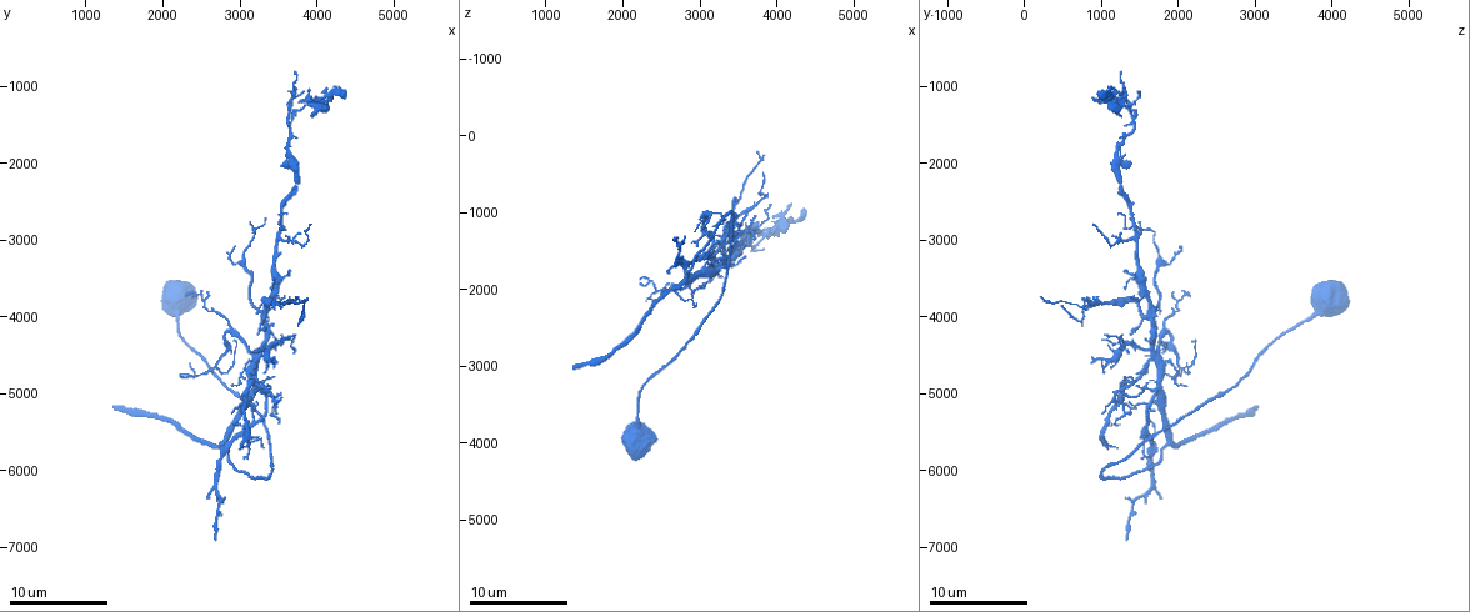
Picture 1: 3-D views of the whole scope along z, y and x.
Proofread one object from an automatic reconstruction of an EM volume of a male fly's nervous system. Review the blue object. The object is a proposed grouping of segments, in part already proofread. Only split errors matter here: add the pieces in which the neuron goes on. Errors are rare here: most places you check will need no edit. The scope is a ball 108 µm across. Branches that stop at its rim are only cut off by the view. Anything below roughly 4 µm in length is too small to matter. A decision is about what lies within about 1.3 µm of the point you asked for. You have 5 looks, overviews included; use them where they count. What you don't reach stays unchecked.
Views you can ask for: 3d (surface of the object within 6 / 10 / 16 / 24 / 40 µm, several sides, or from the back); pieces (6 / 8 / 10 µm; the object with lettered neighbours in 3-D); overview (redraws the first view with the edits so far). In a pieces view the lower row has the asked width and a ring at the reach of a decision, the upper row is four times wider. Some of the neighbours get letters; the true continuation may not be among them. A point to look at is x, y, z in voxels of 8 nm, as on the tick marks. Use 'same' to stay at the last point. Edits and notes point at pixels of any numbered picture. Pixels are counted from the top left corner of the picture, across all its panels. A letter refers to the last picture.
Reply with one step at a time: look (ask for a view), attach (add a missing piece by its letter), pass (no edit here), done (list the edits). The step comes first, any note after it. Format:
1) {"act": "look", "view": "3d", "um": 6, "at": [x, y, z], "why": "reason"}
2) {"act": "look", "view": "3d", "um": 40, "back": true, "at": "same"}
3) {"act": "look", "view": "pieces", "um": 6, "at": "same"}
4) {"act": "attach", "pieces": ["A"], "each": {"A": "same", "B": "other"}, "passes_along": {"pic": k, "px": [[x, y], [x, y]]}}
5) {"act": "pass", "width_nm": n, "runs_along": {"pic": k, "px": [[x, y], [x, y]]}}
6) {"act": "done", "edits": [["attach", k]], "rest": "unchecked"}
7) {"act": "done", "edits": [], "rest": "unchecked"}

{"act": "look", "view": "pieces", "um": 10, "at": [3550, 5350, 1150], "why": "branch stops here"}

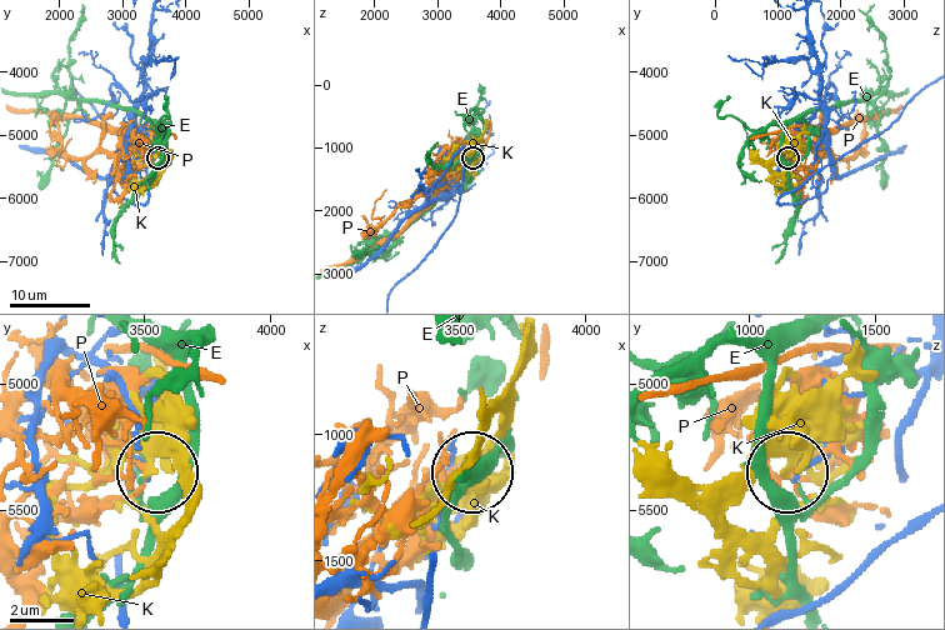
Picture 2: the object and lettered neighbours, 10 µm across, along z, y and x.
{"act": "pass", "width_nm": 130, "each": {"E": "other", "K": "other", "P": "other"}, "found": "no lettered piece goes on from it"}

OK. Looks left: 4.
{"act": "look", "view": "pieces", "um": 8, "at": [3350, 4750, 1050], "why": "branch stops here"}

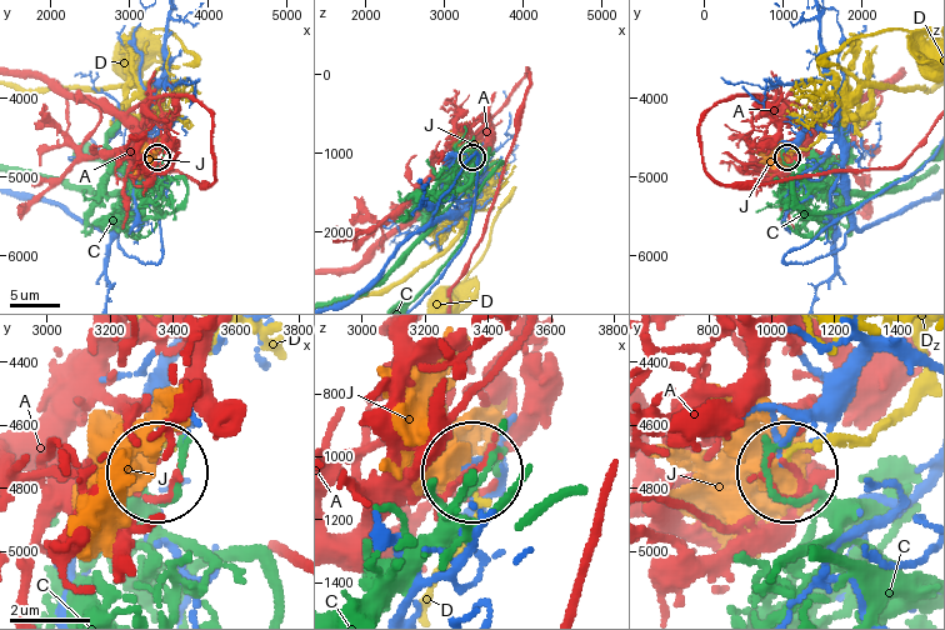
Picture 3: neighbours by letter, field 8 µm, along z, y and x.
{"act": "pass", "each": {"A": "other", "C": "other", "D": "other", "J": "other"}, "runs_along": {"pic": 3, "px": [[923, 360], [883, 350], [821, 404], [781, 410], [781, 464]]}, "found": "no lettered piece goes on from it"}

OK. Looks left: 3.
{"act": "look", "view": "3d", "um": 6, "at": [3250, 4200, 1400], "why": "branch stops here"}

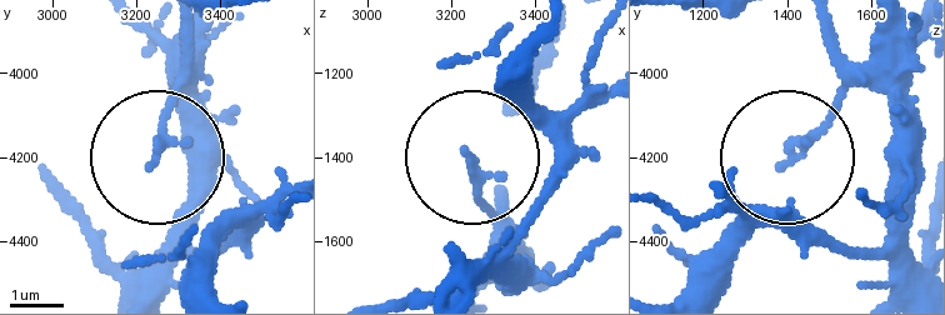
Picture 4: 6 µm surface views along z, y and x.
{"act": "look", "view": "pieces", "um": 8, "at": [3240, 4210, 1395]}

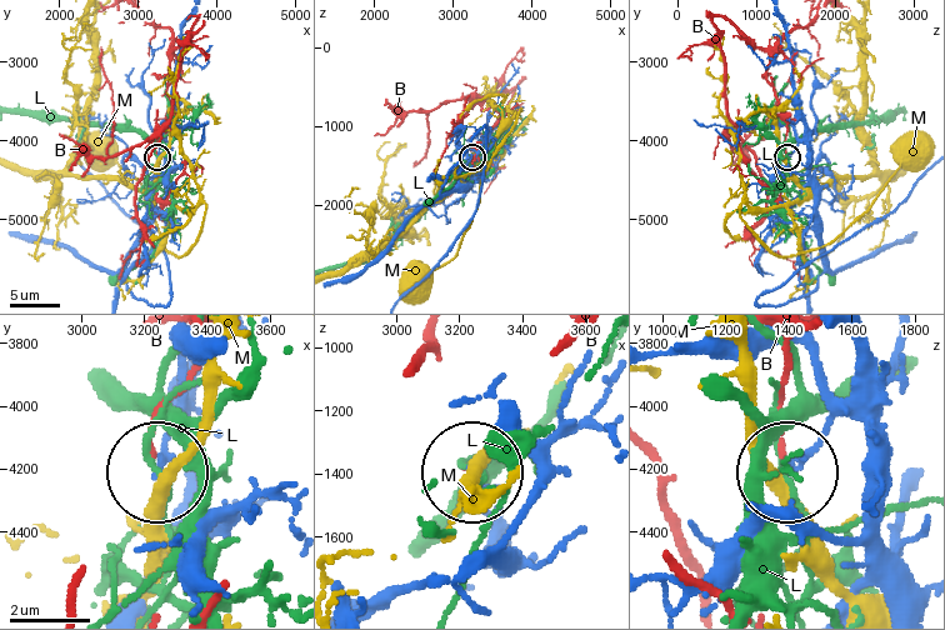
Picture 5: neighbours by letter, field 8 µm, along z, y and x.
{"act": "pass", "each": {"B": "other", "L": "other", "M": "other"}, "found": "no lettered piece goes on from it"}

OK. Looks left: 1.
{"act": "done", "edits": [], "rest": "unchecked"}

